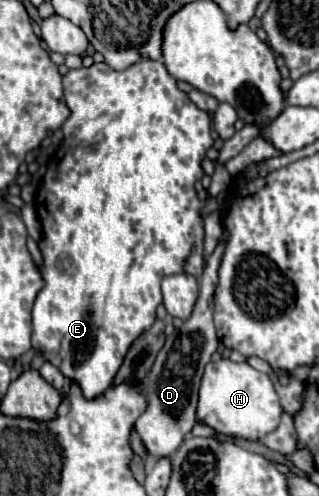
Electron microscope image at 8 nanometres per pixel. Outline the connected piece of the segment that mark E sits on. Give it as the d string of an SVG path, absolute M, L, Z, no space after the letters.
M162 60L154 62L136 62L134 66L116 72L108 64L92 64L90 68L78 68L70 70L64 78L64 98L70 108L70 118L62 124L64 132L64 142L56 150L56 154L50 158L48 170L44 174L42 186L38 188L36 196L36 212L42 222L42 240L40 240L40 250L44 256L44 266L40 268L44 276L44 288L38 292L34 308L32 308L32 322L34 322L34 332L32 332L32 348L36 354L40 354L46 362L54 364L64 378L70 382L76 382L82 388L82 396L86 400L100 398L106 388L110 388L110 382L114 380L114 374L122 366L122 360L142 330L148 330L154 320L156 320L156 308L162 304L162 292L160 292L160 282L168 274L178 274L178 272L192 272L192 276L200 276L204 268L204 258L202 258L202 244L204 244L204 228L202 228L202 216L200 216L200 200L196 196L194 184L204 176L202 172L202 158L206 156L206 150L212 146L212 136L210 136L210 116L208 112L200 110L186 92L180 92L176 88L176 80L168 74L166 66Z

